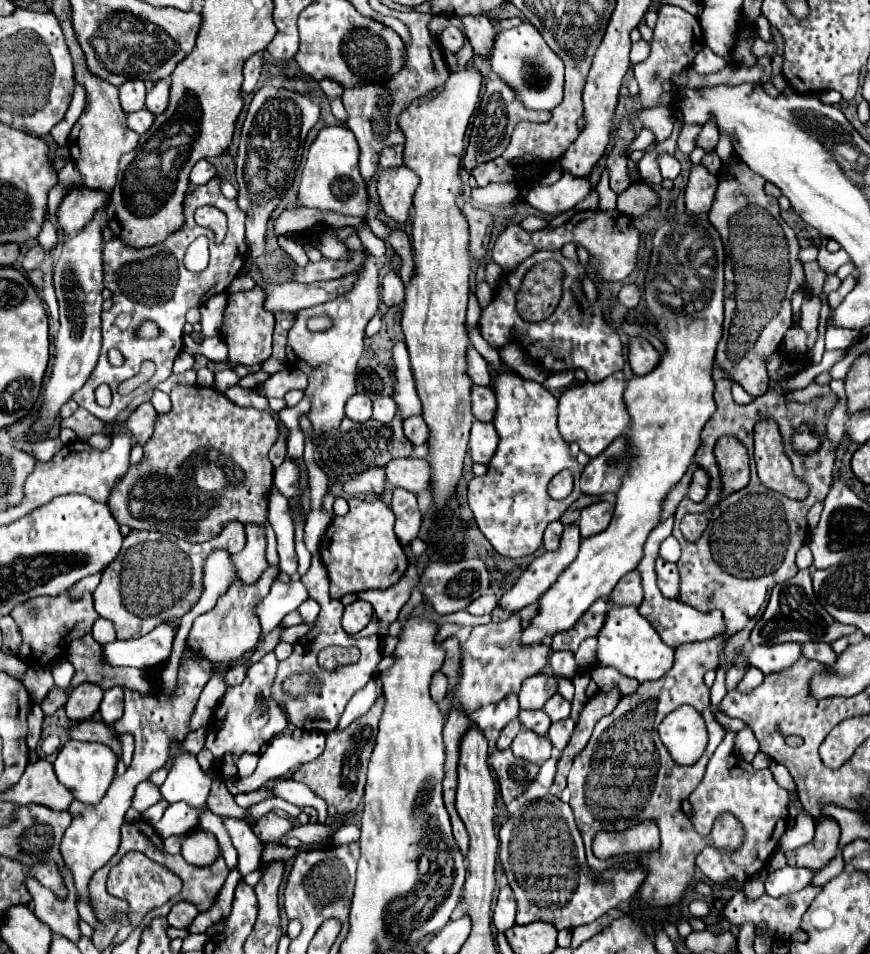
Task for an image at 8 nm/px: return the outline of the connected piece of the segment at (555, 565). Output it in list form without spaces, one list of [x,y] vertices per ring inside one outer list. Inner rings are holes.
[[[566,524],[558,550],[544,552],[542,556],[534,558],[534,562],[516,580],[514,588],[502,596],[500,606],[506,610],[520,610],[536,602],[540,594],[544,594],[554,584],[558,574],[576,558],[578,544],[580,544],[578,526]]]

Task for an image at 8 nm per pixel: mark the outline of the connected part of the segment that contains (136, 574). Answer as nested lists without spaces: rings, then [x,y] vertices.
[[[230,522],[220,532],[220,536],[204,544],[190,544],[186,540],[164,536],[160,532],[132,530],[124,538],[120,556],[116,556],[116,560],[104,570],[102,582],[94,590],[94,608],[102,618],[114,624],[118,640],[134,640],[136,636],[146,636],[162,620],[182,618],[192,610],[204,590],[202,568],[212,548],[240,552],[244,544],[246,536],[240,522]]]

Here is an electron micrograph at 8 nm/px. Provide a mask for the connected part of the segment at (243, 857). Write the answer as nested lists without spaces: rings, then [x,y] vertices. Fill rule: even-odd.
[[[222,818],[222,822],[232,838],[234,848],[238,850],[238,872],[246,876],[258,870],[262,862],[262,850],[264,850],[264,844],[260,842],[260,838],[252,832],[246,820]]]

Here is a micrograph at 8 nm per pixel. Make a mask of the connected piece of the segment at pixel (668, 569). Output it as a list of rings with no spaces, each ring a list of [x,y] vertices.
[[[664,558],[656,560],[658,588],[666,598],[678,598],[678,570],[676,564],[666,562]]]

